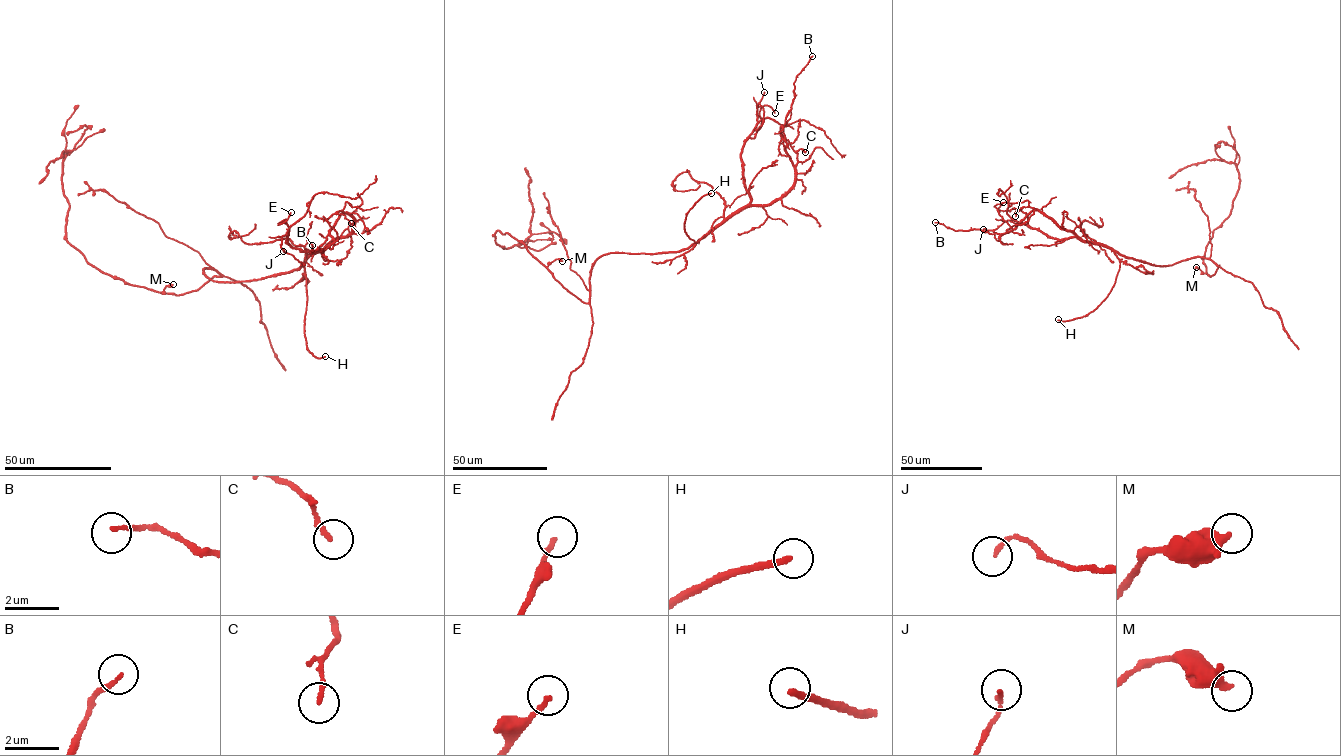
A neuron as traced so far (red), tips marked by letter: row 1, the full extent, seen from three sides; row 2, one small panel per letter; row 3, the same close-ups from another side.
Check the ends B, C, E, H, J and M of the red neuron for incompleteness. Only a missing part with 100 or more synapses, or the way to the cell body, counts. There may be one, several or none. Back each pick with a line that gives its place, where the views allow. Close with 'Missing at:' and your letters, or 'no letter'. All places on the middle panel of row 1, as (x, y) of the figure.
H: place (711, 193)
Missing at: H

